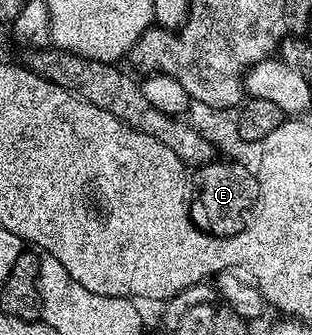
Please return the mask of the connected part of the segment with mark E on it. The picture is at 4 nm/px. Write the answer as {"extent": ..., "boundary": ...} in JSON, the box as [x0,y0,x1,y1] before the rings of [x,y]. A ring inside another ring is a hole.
{"extent":[189,159,259,237],"boundary":[[[216,159],[210,161],[208,165],[198,166],[190,174],[189,185],[194,190],[189,201],[191,222],[204,233],[212,233],[215,237],[231,237],[242,231],[252,212],[253,203],[258,202],[259,199],[258,176],[235,161]],[[247,212],[249,212],[248,217]]]}

